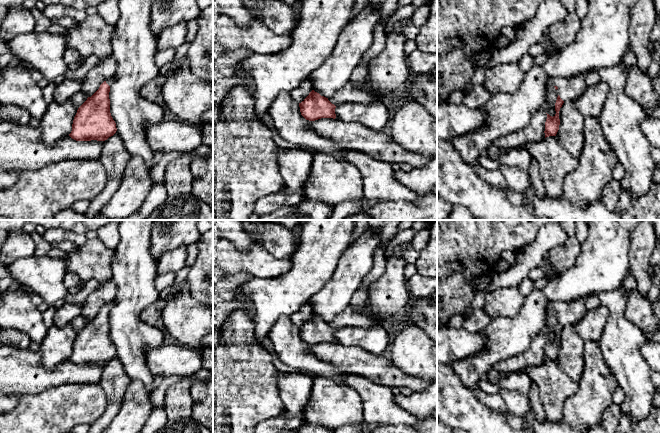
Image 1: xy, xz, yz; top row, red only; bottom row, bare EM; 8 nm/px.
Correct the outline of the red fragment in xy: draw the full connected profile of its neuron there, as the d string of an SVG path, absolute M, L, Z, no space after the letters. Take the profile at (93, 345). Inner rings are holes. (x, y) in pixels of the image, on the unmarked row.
M114 301L104 305L99 313L78 332L69 360L76 365L105 365L113 360L116 347L110 337L110 309Z

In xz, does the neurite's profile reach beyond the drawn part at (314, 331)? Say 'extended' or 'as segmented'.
as segmented

